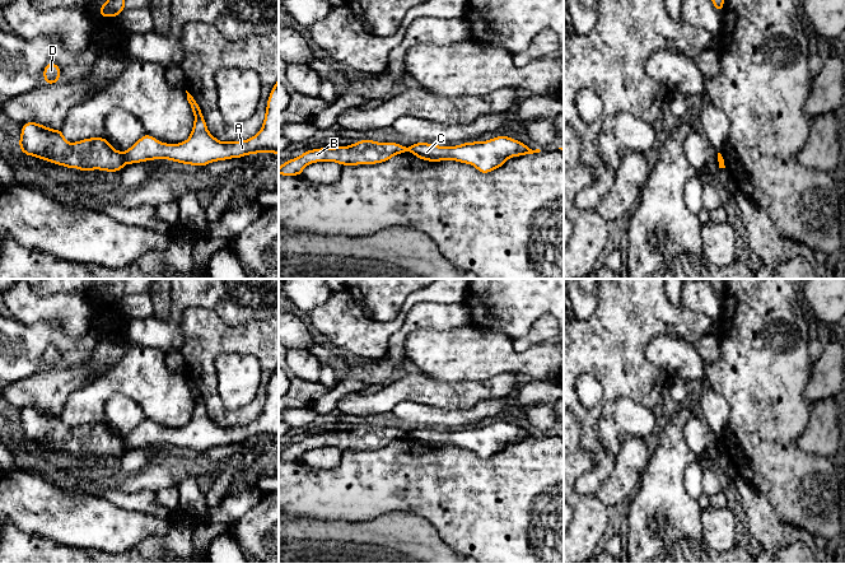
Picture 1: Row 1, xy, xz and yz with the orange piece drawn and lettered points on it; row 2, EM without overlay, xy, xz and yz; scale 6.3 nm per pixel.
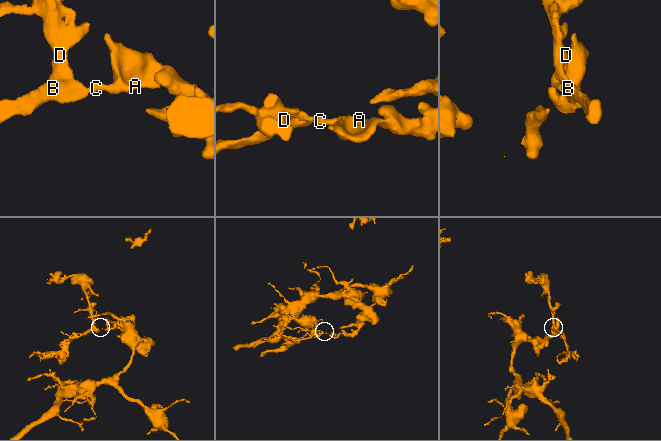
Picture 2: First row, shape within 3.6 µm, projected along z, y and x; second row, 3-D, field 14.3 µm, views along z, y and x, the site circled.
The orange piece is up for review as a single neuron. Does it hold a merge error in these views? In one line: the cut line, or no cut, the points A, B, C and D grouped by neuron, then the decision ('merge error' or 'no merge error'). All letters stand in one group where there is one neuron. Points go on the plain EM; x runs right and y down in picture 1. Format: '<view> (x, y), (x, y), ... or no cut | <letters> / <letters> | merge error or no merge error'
xy (121, 438), (125, 446) | A C / B D | merge error

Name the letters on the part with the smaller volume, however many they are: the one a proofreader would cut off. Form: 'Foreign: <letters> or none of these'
Foreign: B, D

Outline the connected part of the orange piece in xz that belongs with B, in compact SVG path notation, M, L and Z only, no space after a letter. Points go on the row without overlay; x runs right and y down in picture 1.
M359 425L349 432L307 435L300 442L284 447L279 452L279 460L302 461L307 451L317 447L335 447L341 451L378 449L406 437L409 434L398 428Z

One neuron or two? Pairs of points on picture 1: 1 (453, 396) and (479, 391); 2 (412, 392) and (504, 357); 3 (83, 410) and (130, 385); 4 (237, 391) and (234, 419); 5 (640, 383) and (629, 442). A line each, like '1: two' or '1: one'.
1: one
2: two
3: one
4: two
5: two

